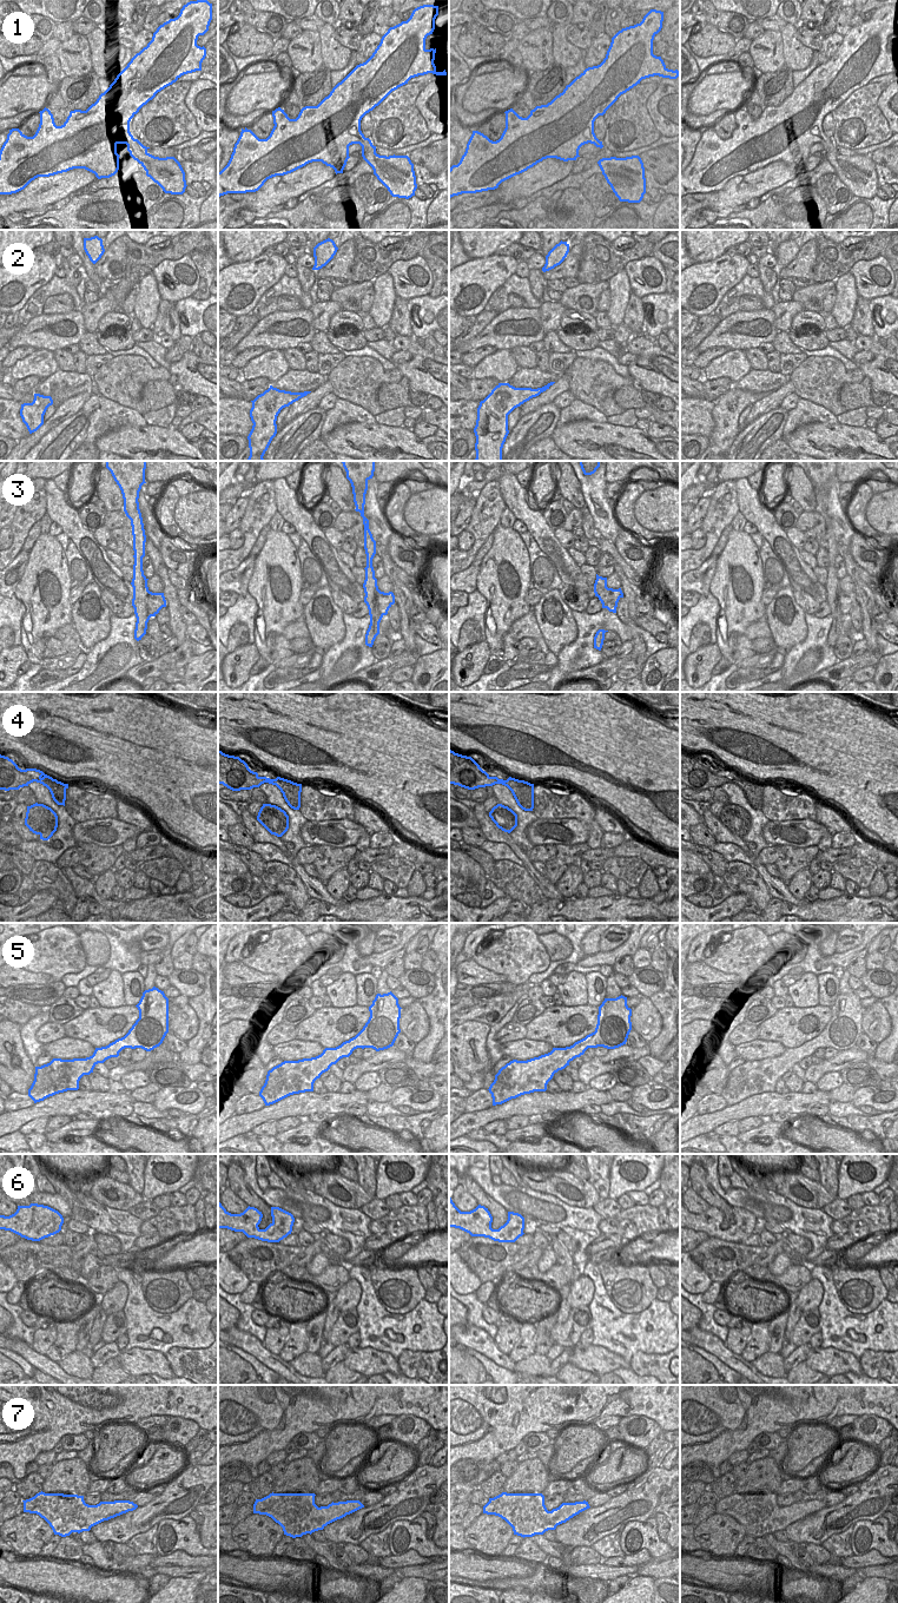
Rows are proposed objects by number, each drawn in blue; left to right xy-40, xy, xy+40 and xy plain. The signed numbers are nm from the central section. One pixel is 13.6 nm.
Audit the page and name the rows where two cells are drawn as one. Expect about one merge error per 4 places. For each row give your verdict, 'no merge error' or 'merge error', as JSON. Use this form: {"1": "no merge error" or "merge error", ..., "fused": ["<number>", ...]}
{"1": "no merge error", "2": "no merge error", "3": "merge error", "4": "no merge error", "5": "no merge error", "6": "no merge error", "7": "merge error", "fused": ["3", "7"]}

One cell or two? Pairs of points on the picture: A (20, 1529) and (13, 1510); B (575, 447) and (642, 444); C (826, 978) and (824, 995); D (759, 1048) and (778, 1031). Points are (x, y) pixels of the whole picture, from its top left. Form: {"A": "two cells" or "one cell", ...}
{"A": "two cells", "B": "one cell", "C": "one cell", "D": "two cells"}

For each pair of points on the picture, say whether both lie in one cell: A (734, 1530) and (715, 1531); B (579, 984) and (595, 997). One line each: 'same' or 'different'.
A: same
B: different

